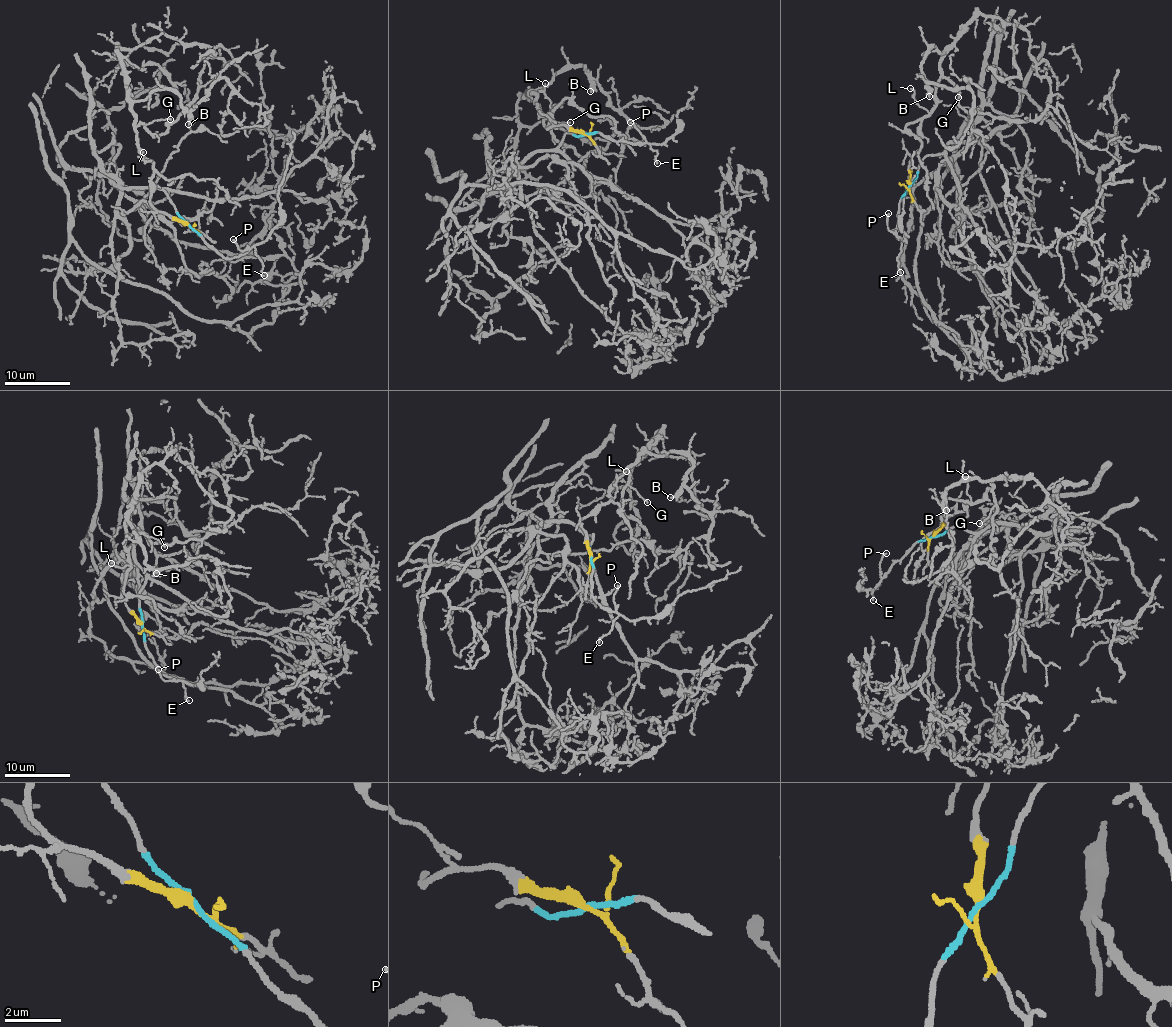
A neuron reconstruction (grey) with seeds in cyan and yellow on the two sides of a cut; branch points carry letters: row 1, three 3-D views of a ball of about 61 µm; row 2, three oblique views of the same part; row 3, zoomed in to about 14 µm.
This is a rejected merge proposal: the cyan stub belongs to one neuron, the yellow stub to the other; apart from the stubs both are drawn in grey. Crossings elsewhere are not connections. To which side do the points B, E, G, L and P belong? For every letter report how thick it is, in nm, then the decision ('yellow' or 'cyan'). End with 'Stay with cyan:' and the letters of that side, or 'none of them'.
B: 130 nm thick; yellow
E: 110 nm thick; cyan
G: 110 nm thick; yellow
L: 100 nm thick; yellow
P: 140 nm thick; cyan
Stay with cyan: E, P

